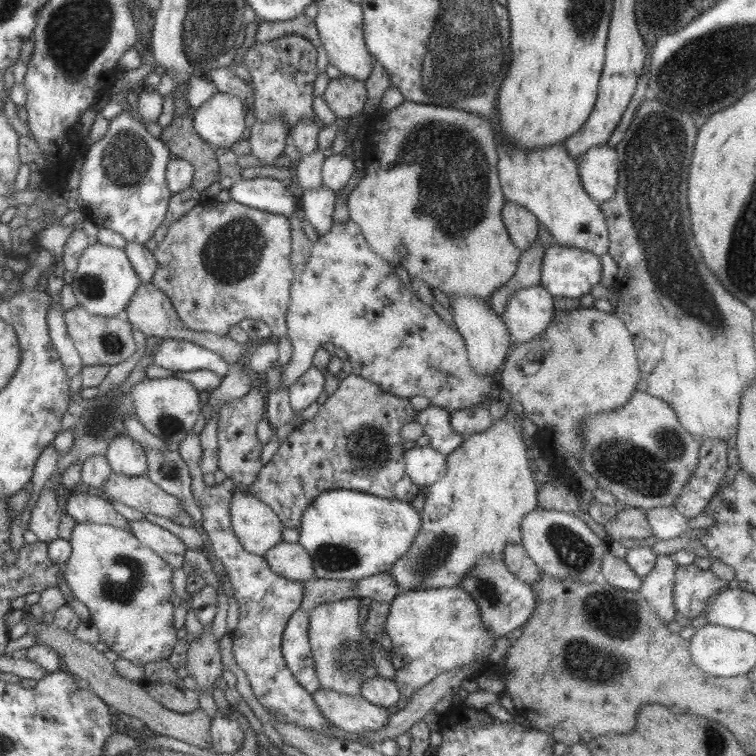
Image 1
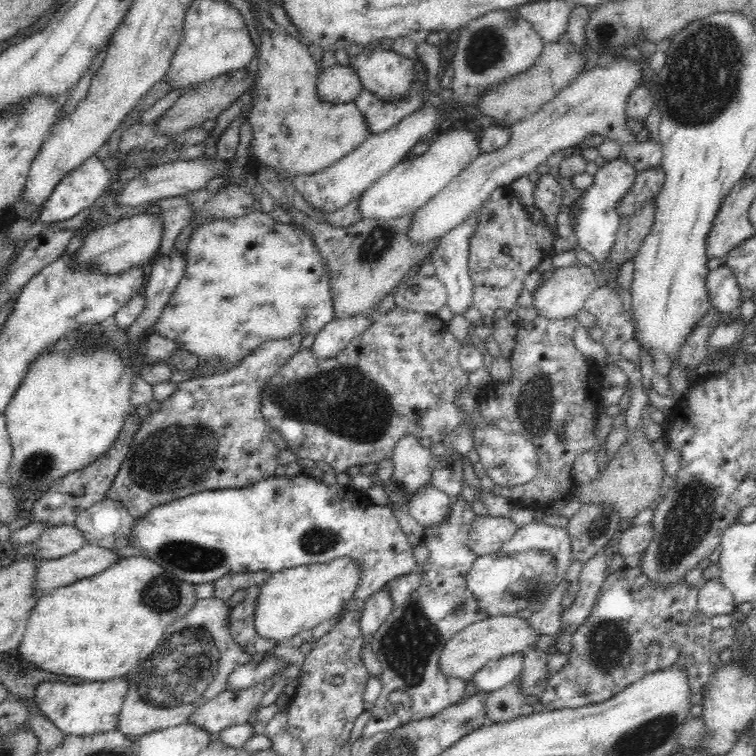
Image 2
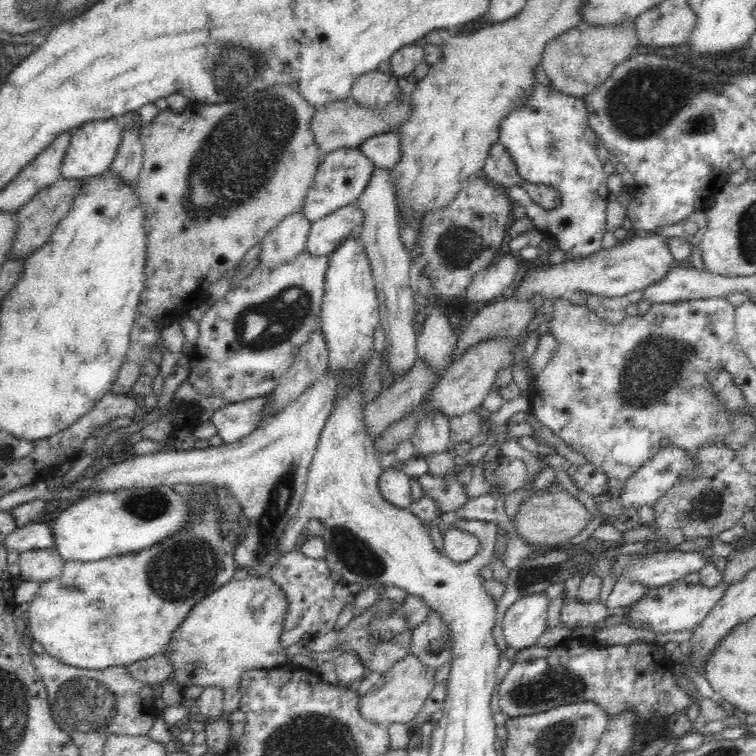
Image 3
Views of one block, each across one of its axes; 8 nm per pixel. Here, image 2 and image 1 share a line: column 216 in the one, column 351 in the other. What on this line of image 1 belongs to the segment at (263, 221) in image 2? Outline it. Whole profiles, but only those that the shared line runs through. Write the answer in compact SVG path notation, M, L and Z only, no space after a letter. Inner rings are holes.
M351 220L341 223L333 223L324 235L318 235L317 240L312 242L310 248L310 255L306 265L302 268L302 271L290 282L290 303L285 313L287 334L286 336L290 340L292 346L292 353L289 362L282 368L280 372L280 384L282 386L289 386L293 384L310 366L311 358L315 354L315 350L321 346L324 342L330 342L331 344L341 347L345 354L348 356L349 364L351 366L351 372L357 376L361 376L365 380L369 380L373 384L380 386L383 391L393 393L395 396L401 398L409 398L411 396L424 396L429 400L429 405L433 405L439 408L444 408L447 411L459 410L471 405L477 405L488 401L491 394L491 384L493 384L493 378L491 375L477 374L468 363L468 354L466 353L466 346L463 337L459 334L456 328L450 328L433 310L429 305L425 305L416 294L411 291L411 288L406 288L398 279L398 276L394 272L394 268L390 265L390 262L383 260L381 256L375 254L367 244L367 241L362 235L361 229Z

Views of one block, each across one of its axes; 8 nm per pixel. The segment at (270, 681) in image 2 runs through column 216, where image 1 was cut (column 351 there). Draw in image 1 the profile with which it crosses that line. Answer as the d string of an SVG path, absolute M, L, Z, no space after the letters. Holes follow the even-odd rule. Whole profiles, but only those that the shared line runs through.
M319 688L313 693L318 712L335 728L347 733L363 734L382 729L387 722L385 707L376 706L359 696L343 696L334 690Z

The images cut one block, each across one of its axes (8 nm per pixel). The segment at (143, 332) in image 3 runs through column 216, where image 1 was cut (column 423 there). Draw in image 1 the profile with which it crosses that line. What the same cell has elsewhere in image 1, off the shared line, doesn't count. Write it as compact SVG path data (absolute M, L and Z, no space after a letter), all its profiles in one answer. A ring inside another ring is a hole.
M403 99L395 108L389 110L383 116L381 126L375 126L375 134L379 136L377 142L371 142L369 150L369 160L365 158L363 164L375 164L377 167L369 166L364 168L364 177L361 177L358 184L347 196L346 206L349 211L349 219L355 223L362 232L364 239L371 250L381 256L383 260L390 262L394 268L401 264L408 272L409 278L417 277L427 284L429 289L437 288L441 292L449 295L471 295L478 299L487 299L495 291L499 290L514 274L518 265L520 250L511 242L501 219L501 207L505 198L498 183L496 169L497 153L495 152L494 132L488 120L478 114L471 114L456 108L445 108L443 106L433 106L431 104L419 104ZM404 246L406 255L400 257L398 248Z

